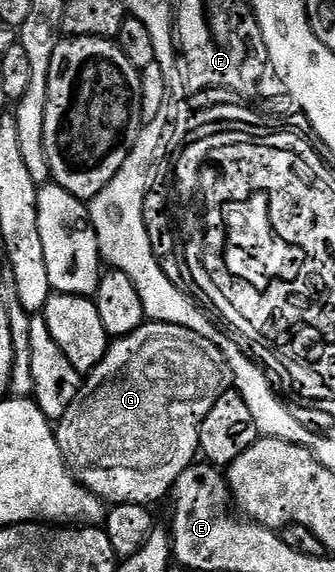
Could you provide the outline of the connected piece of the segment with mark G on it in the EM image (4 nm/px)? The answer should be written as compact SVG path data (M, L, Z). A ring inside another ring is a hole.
M147 321L141 327L136 328L131 335L115 338L107 346L106 355L100 361L100 365L96 365L96 369L85 376L82 388L78 390L76 401L72 401L68 413L64 413L64 417L57 420L56 423L60 453L66 458L66 465L70 468L74 478L99 499L109 501L111 504L145 503L154 505L157 499L162 499L165 495L167 498L173 492L174 482L180 477L180 473L184 473L195 462L194 454L197 456L200 451L198 426L202 424L204 417L208 417L208 409L212 409L212 405L216 405L216 401L220 401L220 397L225 391L231 390L231 387L230 366L226 363L224 353L220 353L220 349L211 339L200 337L200 333L192 333L192 329L180 325Z

